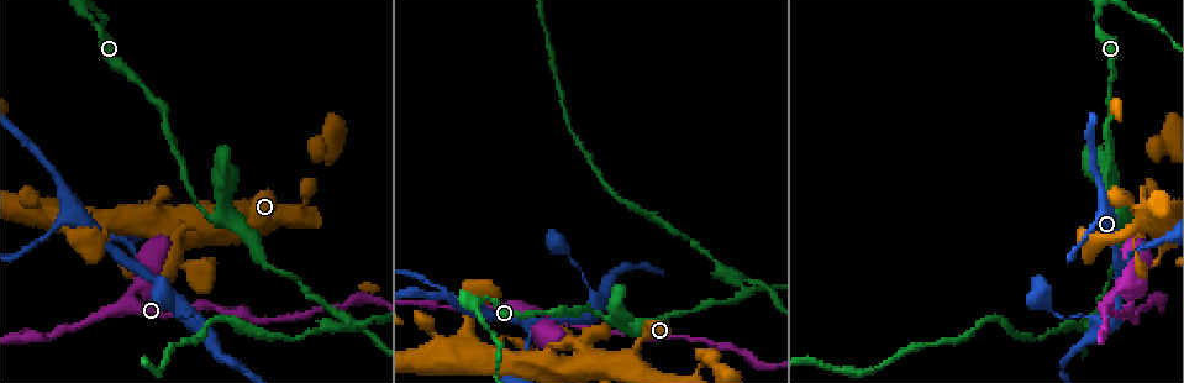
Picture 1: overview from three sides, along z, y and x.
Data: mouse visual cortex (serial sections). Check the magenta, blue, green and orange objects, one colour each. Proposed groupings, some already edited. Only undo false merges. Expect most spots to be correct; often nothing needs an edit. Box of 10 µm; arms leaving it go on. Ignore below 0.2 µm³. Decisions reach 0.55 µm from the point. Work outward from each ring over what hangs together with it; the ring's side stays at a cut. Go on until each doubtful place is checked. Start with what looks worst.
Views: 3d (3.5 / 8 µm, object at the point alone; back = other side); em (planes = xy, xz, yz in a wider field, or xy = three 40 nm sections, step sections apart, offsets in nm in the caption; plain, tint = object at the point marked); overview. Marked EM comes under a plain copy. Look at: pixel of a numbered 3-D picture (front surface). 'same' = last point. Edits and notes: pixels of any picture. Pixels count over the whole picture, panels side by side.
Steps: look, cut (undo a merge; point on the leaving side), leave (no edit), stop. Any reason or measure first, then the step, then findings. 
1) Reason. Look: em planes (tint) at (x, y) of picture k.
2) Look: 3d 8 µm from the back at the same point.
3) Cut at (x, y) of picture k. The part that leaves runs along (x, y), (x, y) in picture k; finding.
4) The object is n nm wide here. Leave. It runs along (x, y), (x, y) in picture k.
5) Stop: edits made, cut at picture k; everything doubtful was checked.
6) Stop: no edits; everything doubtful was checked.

Abrupt turn. Look: 3d 3.5 µm from the back at (1118, 218) of picture 1.

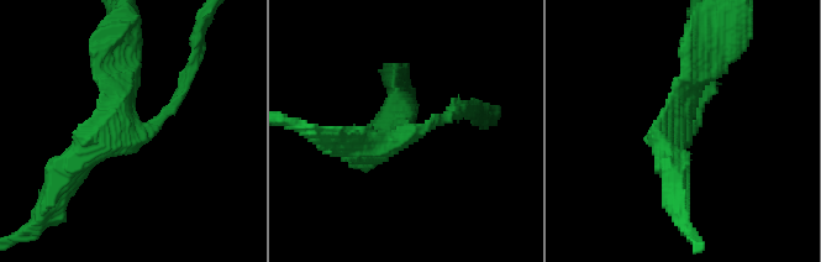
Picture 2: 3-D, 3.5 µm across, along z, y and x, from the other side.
Look: em xy step 2 (tint) at (685, 134) of picture 2.

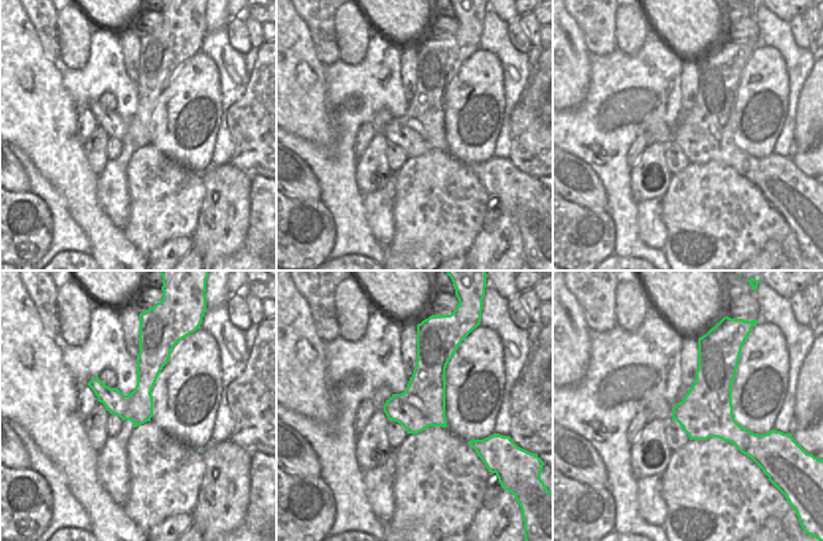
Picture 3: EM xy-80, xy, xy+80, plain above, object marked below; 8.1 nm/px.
Leave. It runs along (143, 345), (146, 382), (136, 423) in picture 3; one cell here.

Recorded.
Two arms at a narrow angle. Look: 3d 3.5 µm from the back at (343, 327) of picture 1.

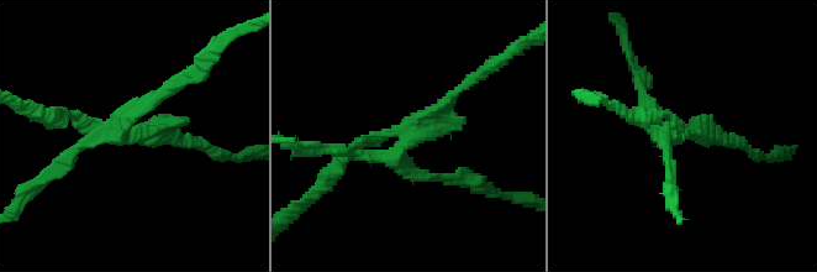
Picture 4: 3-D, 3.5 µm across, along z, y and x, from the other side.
Shape alone is not enough. Look: em planes (tint) at (131, 135) of picture 4.

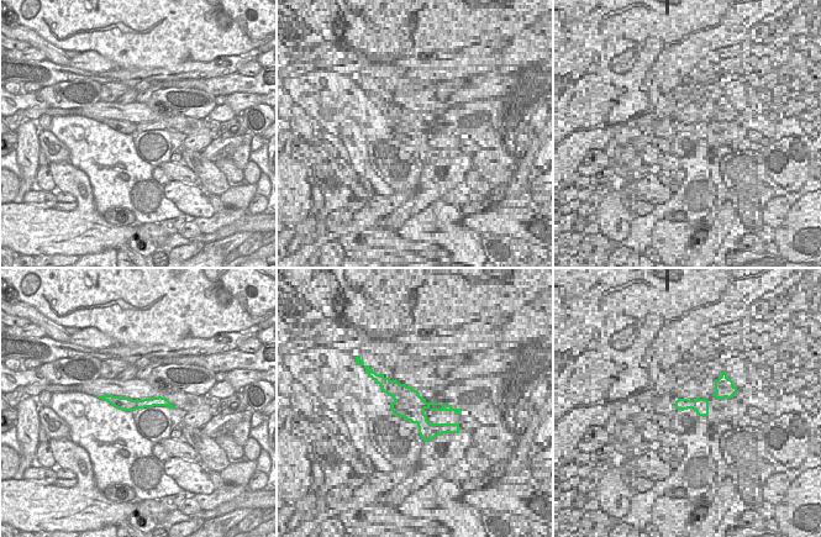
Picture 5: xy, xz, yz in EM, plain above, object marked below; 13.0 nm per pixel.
Cut at (153, 142) of picture 4. The part that leaves runs along (130, 135), (164, 131), (212, 153) in picture 4; two cells meet here.

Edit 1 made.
Two arms in line, one across. Look: 3d 8 µm at (129, 264) of picture 1.

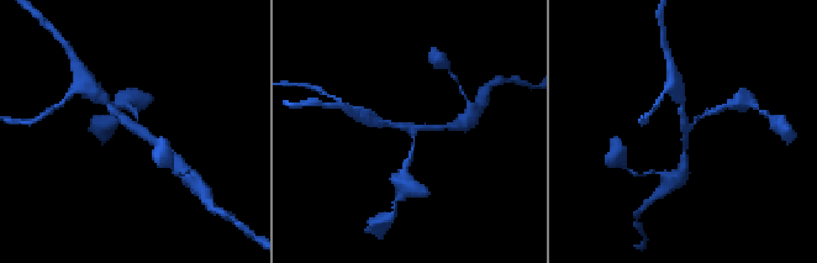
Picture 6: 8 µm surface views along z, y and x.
3 arms meet here; the arms are 150, 150, 200 nm wide; now the EM. Look: em xy step 5 (tint) at the same point.

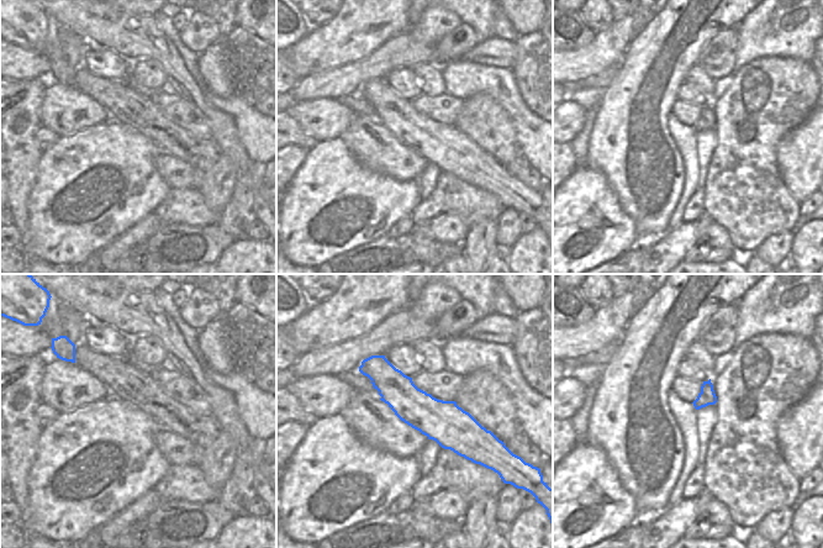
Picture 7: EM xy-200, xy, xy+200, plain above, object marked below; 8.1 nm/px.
Leave. It runs along (106, 104), (126, 124), (164, 147) in picture 6; one cell here.

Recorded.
Stop: edits made, cut at picture 4; everything doubtful was checked.

